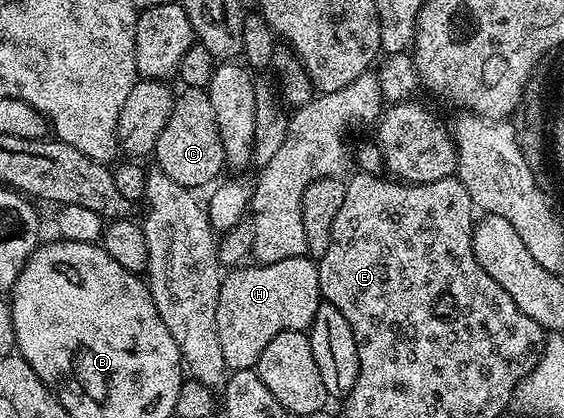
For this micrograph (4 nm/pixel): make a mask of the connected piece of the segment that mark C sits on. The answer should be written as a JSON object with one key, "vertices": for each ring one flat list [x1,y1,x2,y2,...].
{"vertices":[[190,86,181,91,176,94,176,103,170,112,170,120,166,120,166,128,162,128,162,136,158,136,154,159,155,165,170,176,174,184,197,188,207,182,215,183,219,174,225,173,222,136,218,132,218,120,214,120,214,104,210,104,207,89]]}

